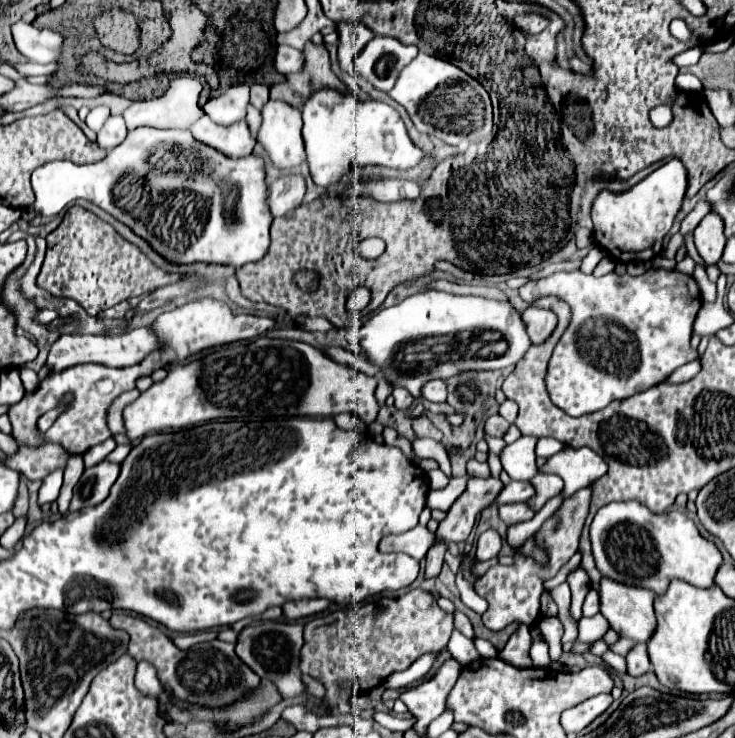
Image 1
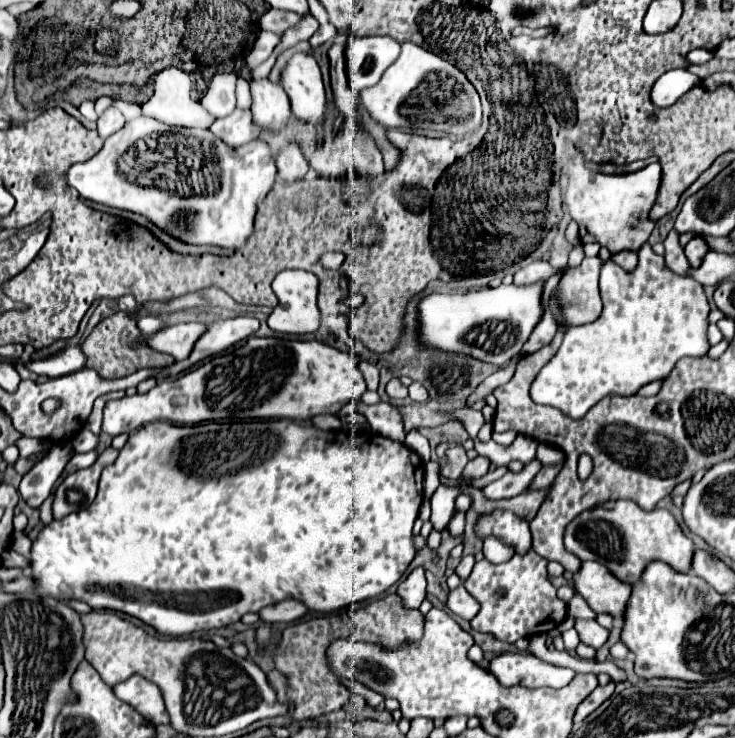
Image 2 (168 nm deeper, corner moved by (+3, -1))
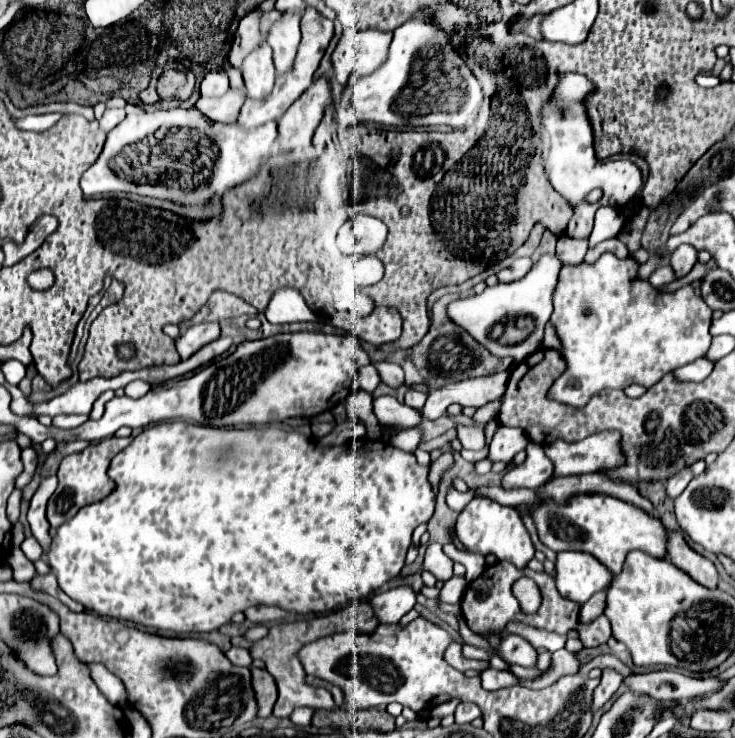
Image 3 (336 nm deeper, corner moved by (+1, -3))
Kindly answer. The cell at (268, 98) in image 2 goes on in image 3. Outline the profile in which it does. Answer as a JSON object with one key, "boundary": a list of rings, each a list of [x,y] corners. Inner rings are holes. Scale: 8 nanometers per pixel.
{"boundary":[[[264,44],[256,52],[246,56],[242,72],[244,72],[246,96],[252,100],[266,100],[276,82],[276,72],[272,64],[272,48]]]}

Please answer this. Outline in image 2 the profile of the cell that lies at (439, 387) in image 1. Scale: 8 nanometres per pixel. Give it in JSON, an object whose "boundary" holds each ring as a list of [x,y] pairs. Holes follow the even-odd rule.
{"boundary":[[[412,382],[412,384],[408,386],[408,396],[410,396],[414,402],[418,402],[418,404],[422,404],[422,402],[428,400],[428,392],[426,392],[426,388],[420,386],[418,382]]]}

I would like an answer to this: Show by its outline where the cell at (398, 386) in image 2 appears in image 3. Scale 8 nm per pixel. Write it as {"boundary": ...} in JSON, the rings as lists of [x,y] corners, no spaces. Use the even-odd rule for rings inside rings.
{"boundary":[[[380,362],[376,364],[376,370],[380,372],[380,378],[390,386],[390,388],[400,388],[404,384],[404,370],[398,364],[390,362]]]}

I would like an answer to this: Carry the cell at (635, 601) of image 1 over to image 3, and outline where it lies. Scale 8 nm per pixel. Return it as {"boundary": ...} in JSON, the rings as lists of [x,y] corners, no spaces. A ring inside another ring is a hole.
{"boundary":[[[560,552],[556,570],[558,592],[578,604],[586,604],[596,592],[606,592],[612,584],[612,572],[592,554]]]}

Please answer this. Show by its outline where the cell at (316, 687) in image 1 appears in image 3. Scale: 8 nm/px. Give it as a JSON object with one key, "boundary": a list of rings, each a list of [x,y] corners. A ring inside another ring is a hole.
{"boundary":[[[252,668],[252,684],[254,684],[254,690],[256,690],[256,700],[260,704],[258,716],[268,718],[274,710],[276,696],[278,696],[274,678],[264,668]]]}

